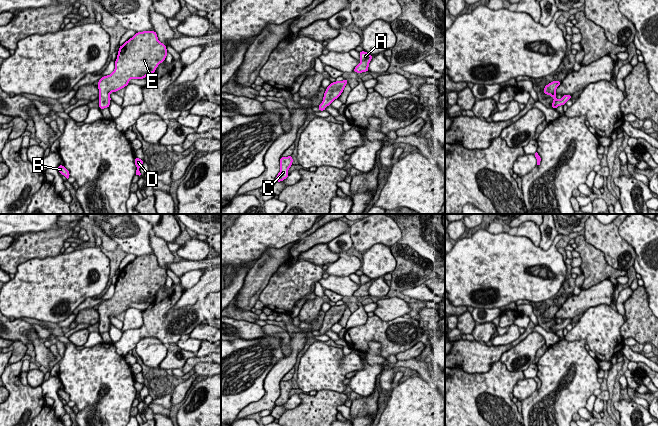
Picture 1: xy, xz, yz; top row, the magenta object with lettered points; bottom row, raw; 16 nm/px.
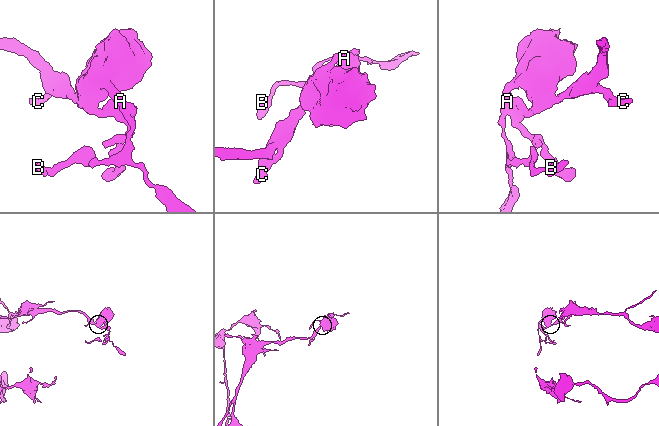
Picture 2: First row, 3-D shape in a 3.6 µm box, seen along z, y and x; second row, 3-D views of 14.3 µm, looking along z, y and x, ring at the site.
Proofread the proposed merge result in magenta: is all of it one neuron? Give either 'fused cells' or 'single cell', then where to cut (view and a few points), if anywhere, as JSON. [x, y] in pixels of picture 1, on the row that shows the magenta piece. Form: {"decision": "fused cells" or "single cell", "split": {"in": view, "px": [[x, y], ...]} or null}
{"decision": "single cell", "split": null}

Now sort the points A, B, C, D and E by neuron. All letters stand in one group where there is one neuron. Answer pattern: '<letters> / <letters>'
A B C D E

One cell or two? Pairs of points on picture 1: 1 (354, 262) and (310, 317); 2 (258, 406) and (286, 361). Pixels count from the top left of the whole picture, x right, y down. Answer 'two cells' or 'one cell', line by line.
1: two cells
2: one cell

